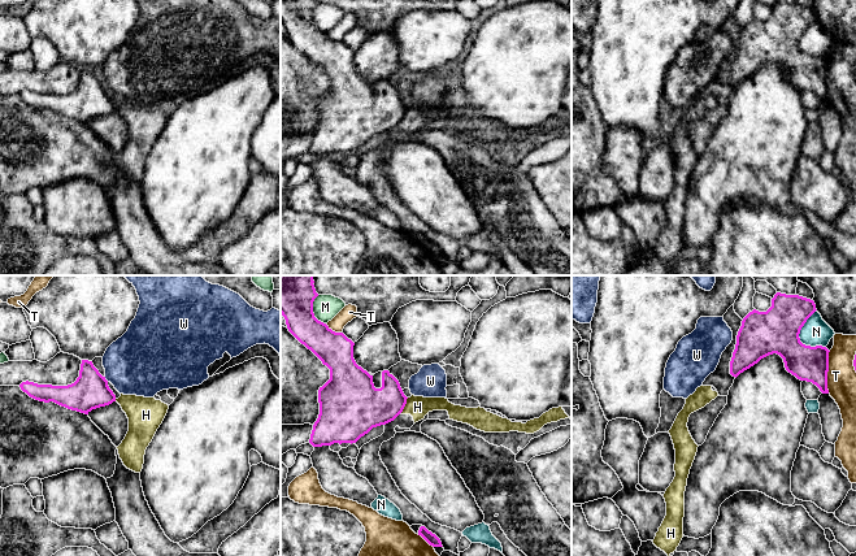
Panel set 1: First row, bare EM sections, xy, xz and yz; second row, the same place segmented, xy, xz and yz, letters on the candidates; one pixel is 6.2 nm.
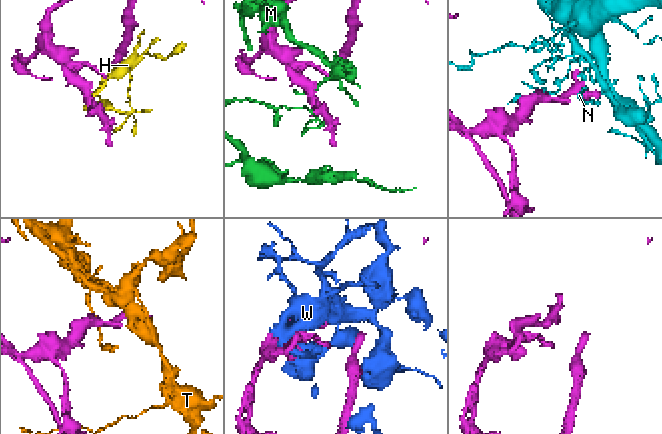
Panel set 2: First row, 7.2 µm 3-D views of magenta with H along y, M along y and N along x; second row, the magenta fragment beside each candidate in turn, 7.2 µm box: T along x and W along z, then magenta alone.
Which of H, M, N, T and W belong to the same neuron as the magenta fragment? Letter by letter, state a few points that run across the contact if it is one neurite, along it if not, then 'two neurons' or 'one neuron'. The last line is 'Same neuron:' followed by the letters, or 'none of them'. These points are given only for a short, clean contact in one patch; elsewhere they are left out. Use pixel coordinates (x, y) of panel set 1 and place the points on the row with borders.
H: line xz (408, 398), (400, 412); two neurons
M: two neurons
N: two neurons
T: two neurons
W: two neurons
Same neuron: none of them

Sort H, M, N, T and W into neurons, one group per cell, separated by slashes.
H / M / N / T / W

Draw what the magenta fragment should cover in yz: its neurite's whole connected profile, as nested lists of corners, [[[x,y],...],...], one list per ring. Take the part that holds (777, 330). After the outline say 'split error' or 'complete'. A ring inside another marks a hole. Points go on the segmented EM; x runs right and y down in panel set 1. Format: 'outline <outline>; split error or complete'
outline [[[777,292],[766,312],[753,309],[742,321],[730,361],[730,374],[738,377],[761,359],[777,353],[788,373],[800,381],[812,382],[822,394],[829,394],[829,349],[805,346],[799,334],[816,312],[813,300]]]; complete

